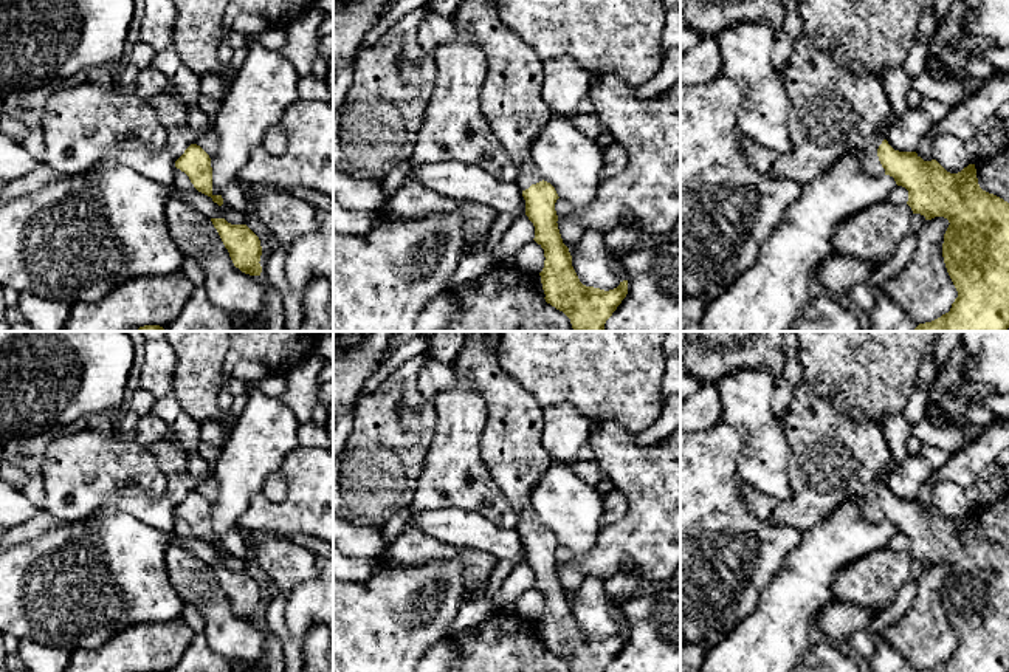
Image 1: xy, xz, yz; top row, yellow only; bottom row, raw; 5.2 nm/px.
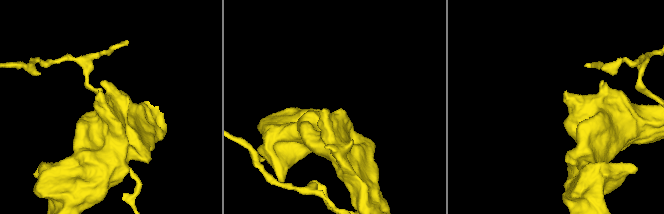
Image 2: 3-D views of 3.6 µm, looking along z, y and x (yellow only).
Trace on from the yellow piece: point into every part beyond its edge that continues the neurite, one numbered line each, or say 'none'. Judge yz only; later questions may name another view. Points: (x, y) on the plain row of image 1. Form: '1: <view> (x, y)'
1: yz (834, 459)

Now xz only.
1: xz (510, 445)

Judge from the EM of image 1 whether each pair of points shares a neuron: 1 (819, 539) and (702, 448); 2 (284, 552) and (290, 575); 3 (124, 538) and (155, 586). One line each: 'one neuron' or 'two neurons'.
1: two neurons
2: one neuron
3: one neuron

